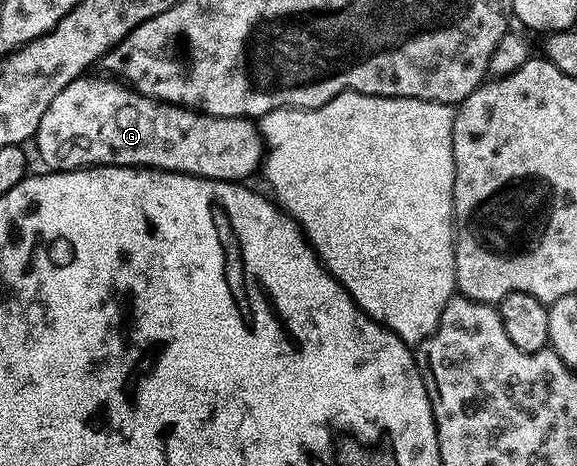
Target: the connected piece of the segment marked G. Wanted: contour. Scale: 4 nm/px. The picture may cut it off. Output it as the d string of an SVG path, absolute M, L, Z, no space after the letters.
M84 74L77 77L53 102L49 102L49 110L45 110L45 115L41 117L41 126L37 126L33 137L33 145L39 151L39 156L43 159L43 168L54 170L56 172L72 172L75 168L89 168L100 164L116 164L117 166L129 166L130 168L160 168L166 172L184 172L190 176L200 176L210 180L233 180L236 182L246 181L246 176L251 176L254 172L260 171L261 165L265 159L265 145L263 136L259 132L258 123L254 119L246 116L211 116L207 112L197 112L193 108L183 108L180 104L165 104L161 100L154 100L148 96L142 96L122 80L108 78L106 75L91 76L93 74Z

